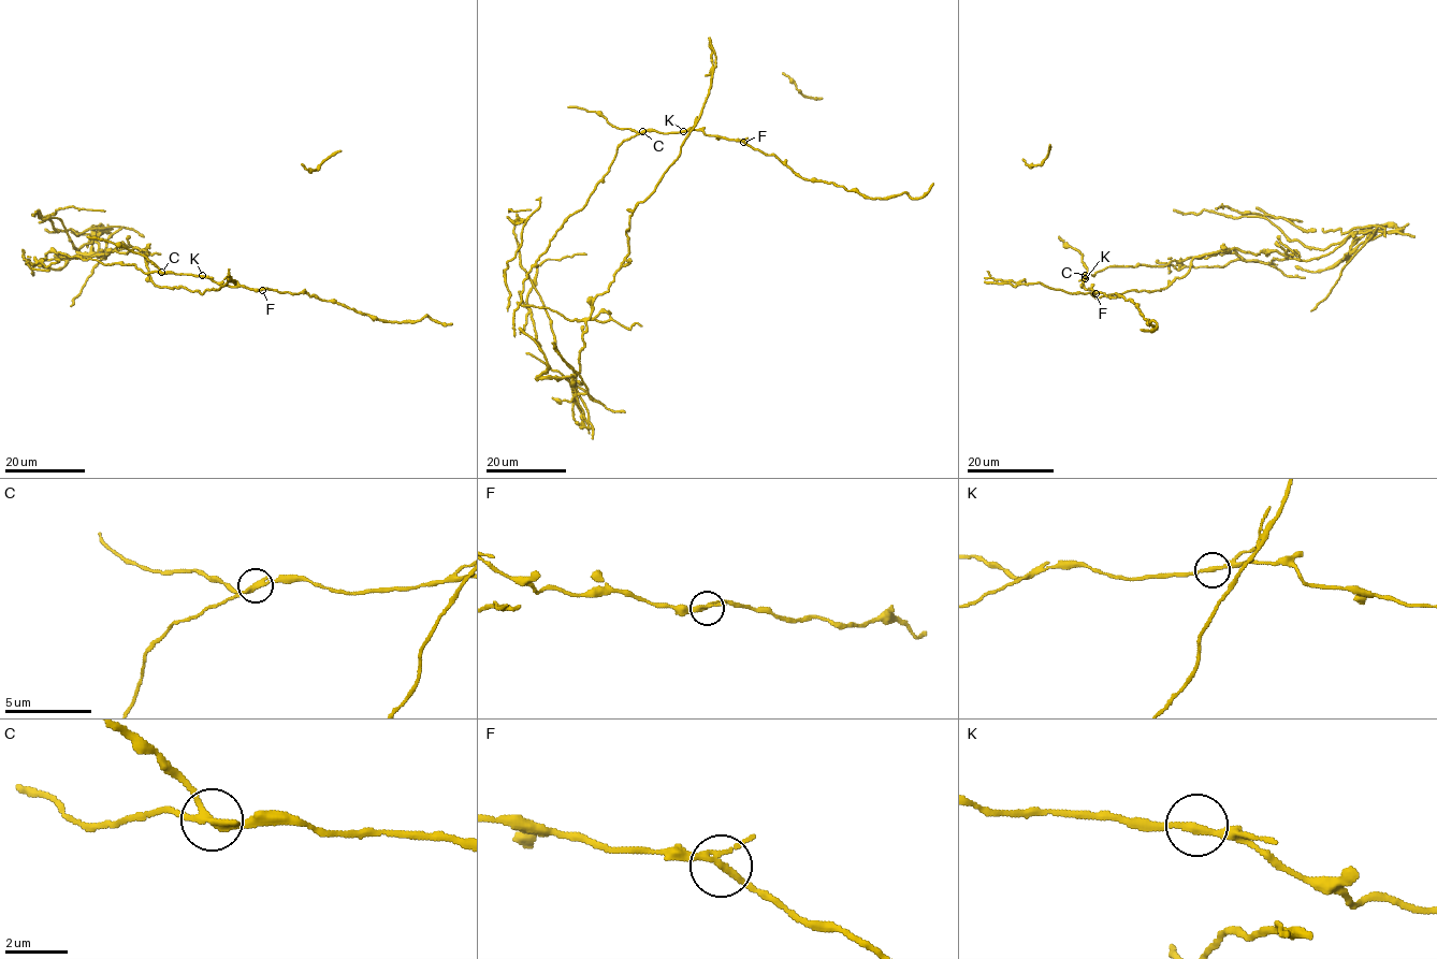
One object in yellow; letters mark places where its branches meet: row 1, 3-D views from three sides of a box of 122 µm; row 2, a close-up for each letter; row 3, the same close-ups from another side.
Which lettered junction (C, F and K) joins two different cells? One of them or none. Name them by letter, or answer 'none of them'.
C

